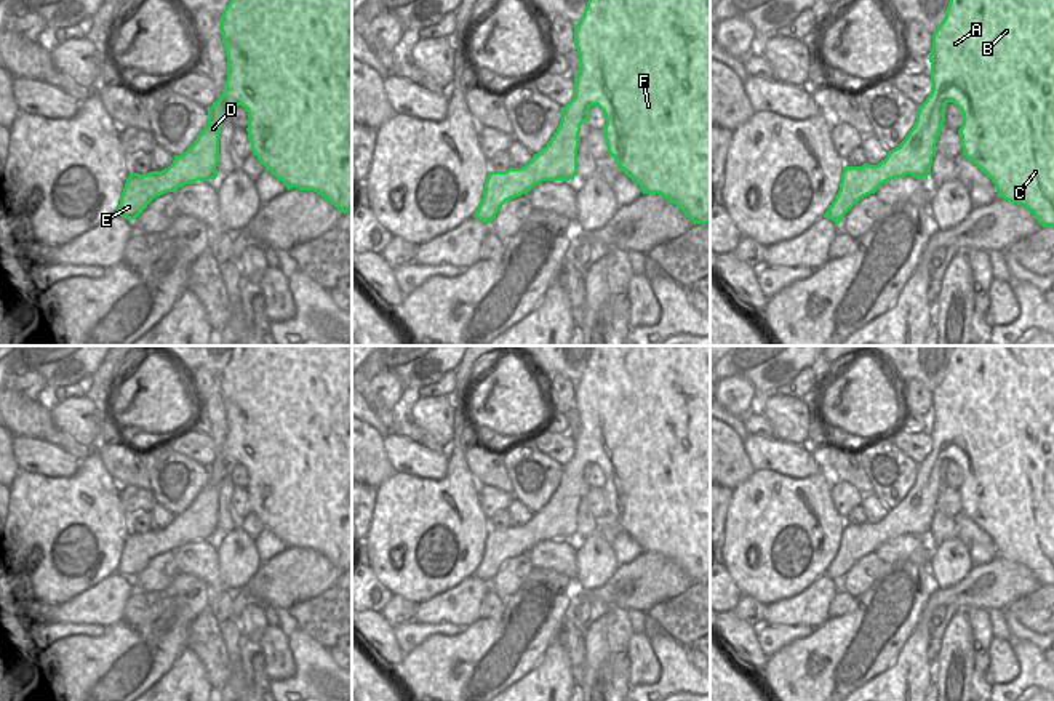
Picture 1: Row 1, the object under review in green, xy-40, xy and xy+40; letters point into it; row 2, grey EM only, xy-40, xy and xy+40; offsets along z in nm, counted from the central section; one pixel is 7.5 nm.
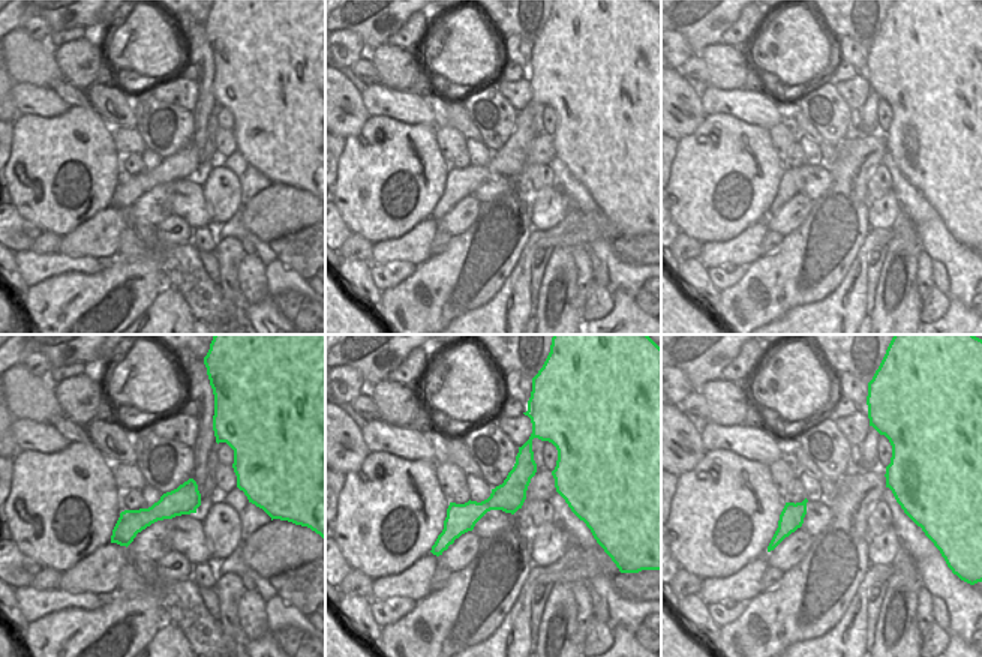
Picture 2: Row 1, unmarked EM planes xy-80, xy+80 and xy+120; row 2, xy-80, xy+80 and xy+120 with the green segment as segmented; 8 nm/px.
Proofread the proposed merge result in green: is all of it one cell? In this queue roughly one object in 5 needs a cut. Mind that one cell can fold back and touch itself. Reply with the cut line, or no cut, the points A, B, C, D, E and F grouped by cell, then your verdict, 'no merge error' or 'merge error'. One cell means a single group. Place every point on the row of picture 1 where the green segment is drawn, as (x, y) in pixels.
cut none; groups A B C D E F; no merge error

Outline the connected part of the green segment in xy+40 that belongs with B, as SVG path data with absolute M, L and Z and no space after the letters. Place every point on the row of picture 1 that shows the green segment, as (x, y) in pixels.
M950 0L944 21L932 34L928 59L932 90L918 107L913 128L878 165L846 165L840 190L824 218L840 224L860 198L891 179L907 174L928 179L945 122L945 104L953 102L963 114L958 130L963 155L992 179L1001 198L1025 206L1043 227L1054 227L1054 0Z

